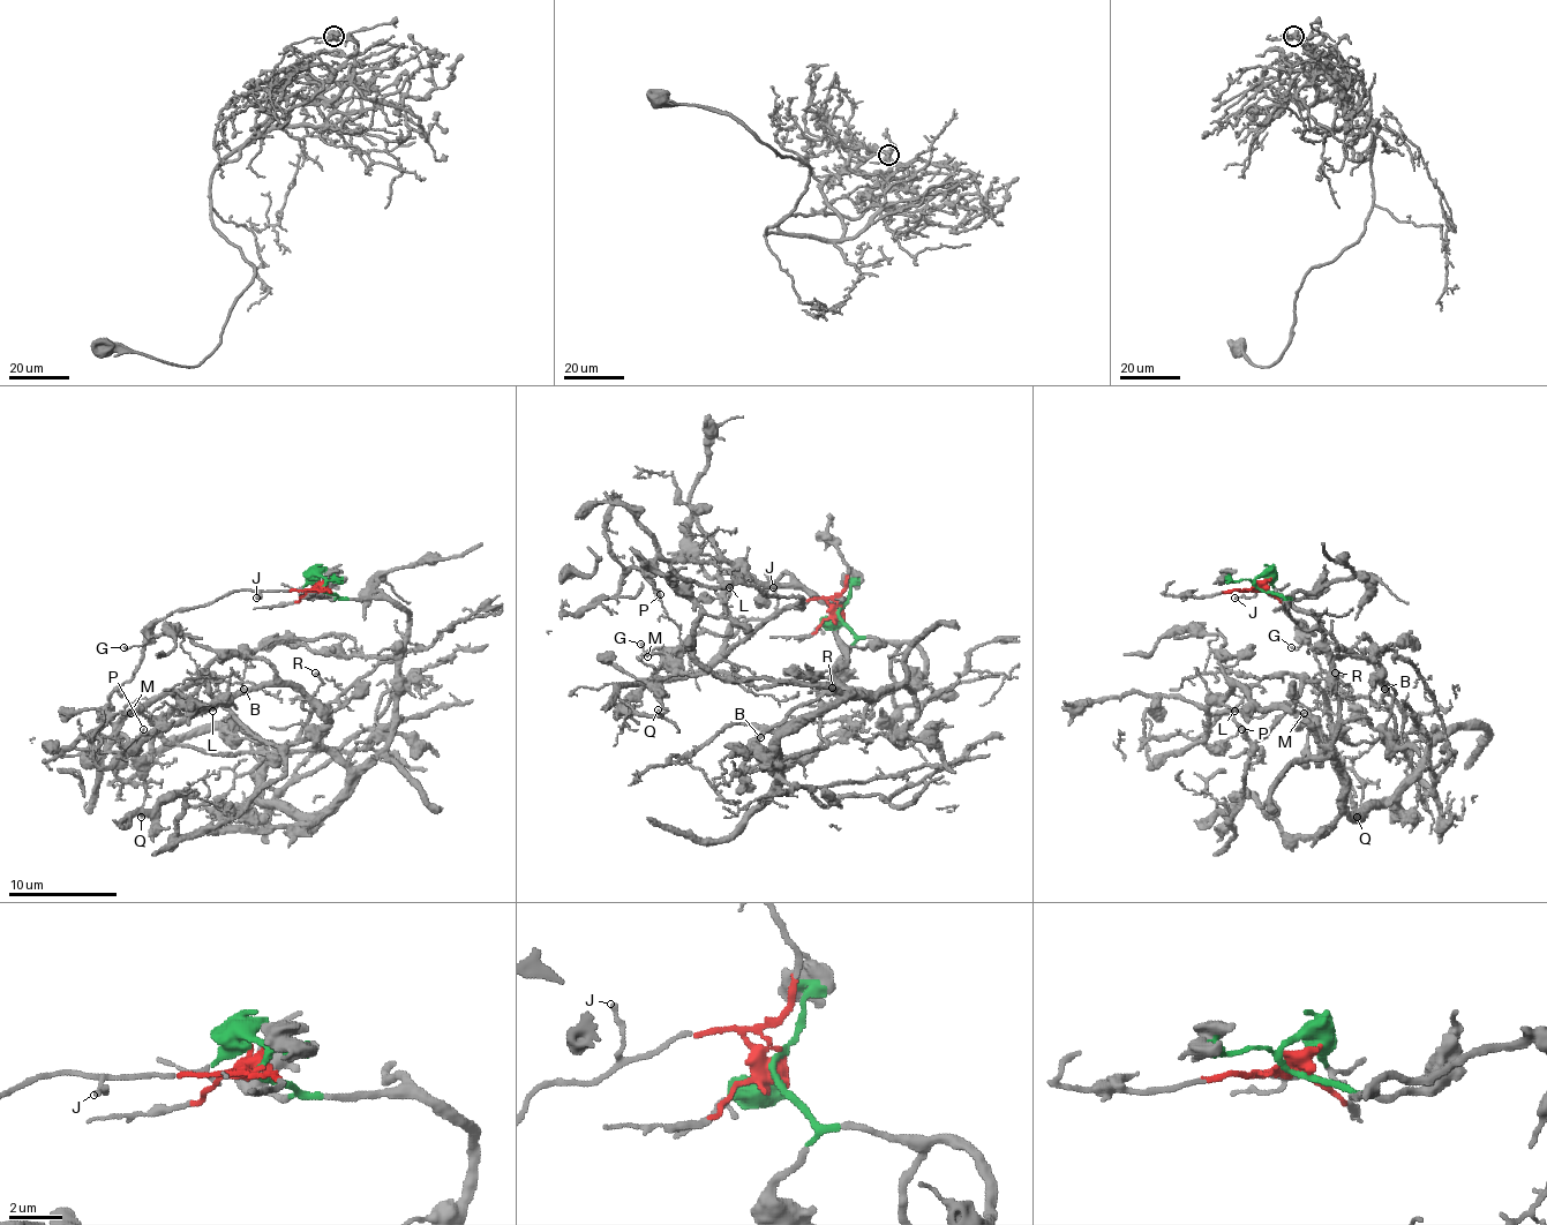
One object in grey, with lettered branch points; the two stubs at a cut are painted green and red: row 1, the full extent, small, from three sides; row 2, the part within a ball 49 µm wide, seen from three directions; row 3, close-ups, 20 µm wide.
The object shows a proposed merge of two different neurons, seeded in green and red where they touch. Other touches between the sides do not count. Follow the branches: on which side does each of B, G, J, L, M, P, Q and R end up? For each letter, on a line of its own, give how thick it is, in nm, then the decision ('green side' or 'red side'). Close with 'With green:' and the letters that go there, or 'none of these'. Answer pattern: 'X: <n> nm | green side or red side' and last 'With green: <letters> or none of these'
B: 120 nm | green side
G: 110 nm | red side
J: 160 nm | red side
L: 140 nm | green side
M: 110 nm | green side
P: 80 nm | green side
Q: 140 nm | green side
R: 120 nm | green side
With green: B, L, M, P, Q, R

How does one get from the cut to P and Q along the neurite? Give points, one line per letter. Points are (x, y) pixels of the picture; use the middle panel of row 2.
P: (840, 611), (921, 652), (913, 690), (850, 690), (834, 614), (802, 587), (661, 560), (661, 595)
Q: (840, 611), (858, 636), (910, 640), (923, 662), (915, 686), (683, 674), (647, 682), (659, 708)

